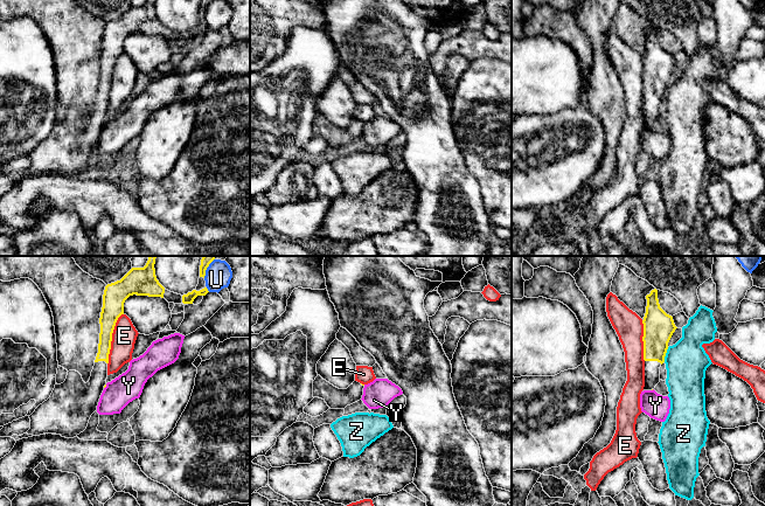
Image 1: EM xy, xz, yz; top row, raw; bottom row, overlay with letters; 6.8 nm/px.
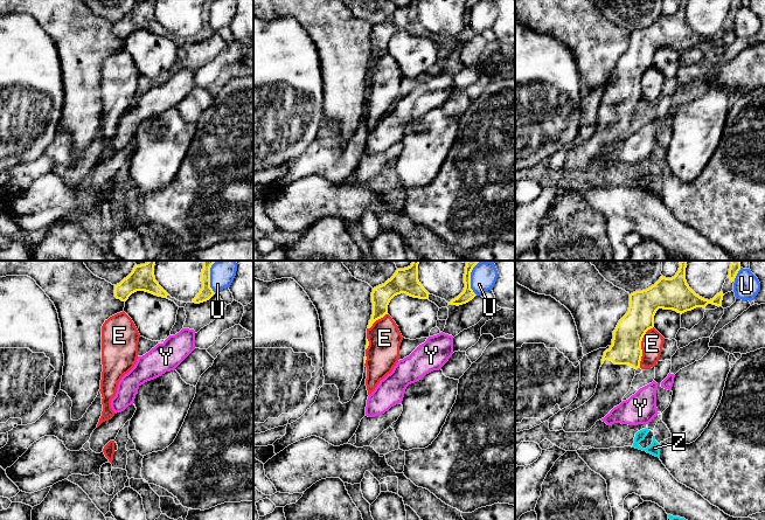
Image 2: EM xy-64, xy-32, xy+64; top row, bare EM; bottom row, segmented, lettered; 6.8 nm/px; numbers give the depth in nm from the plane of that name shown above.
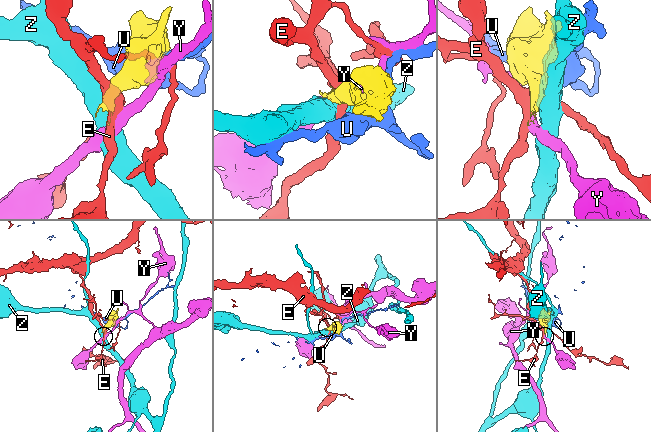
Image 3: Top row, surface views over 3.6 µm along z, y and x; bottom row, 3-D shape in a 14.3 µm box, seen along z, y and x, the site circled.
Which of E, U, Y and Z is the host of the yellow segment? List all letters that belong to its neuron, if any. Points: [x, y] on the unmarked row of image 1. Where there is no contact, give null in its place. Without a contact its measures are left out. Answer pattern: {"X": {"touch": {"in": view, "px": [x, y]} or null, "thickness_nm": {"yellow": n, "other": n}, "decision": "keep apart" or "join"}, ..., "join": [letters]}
{"E": {"touch": {"in": "xy", "px": [111, 77]}, "thickness_nm": {"yellow": 150, "other": 170}, "decision": "keep apart"}, "U": {"touch": {"in": "xy", "px": [207, 28]}, "thickness_nm": {"yellow": 70, "other": 180}, "decision": "keep apart"}, "Y": {"touch": {"in": "xy", "px": [105, 124]}, "thickness_nm": {"yellow": 20, "other": 200}, "decision": "keep apart"}, "Z": {"touch": {"in": "yz", "px": [665, 92]}, "thickness_nm": {"yellow": 200, "other": 280}, "decision": "keep apart"}, "join": []}

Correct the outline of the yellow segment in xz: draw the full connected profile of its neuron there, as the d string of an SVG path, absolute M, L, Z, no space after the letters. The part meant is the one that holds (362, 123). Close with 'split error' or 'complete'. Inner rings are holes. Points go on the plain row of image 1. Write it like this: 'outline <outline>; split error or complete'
outline M320 113L313 119L313 136L322 137L331 147L345 147L362 137L364 123L354 119L347 127L339 127Z; split error

